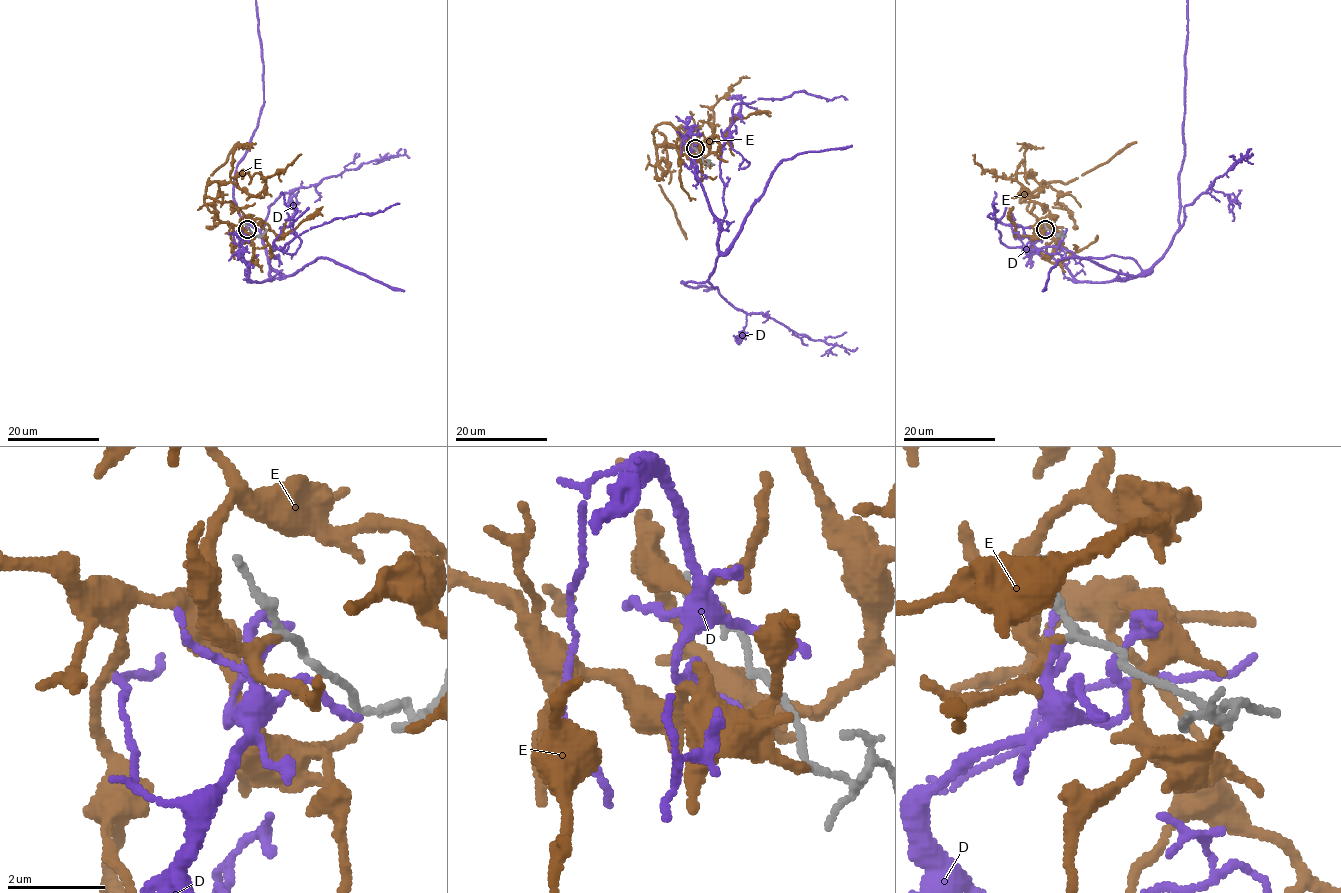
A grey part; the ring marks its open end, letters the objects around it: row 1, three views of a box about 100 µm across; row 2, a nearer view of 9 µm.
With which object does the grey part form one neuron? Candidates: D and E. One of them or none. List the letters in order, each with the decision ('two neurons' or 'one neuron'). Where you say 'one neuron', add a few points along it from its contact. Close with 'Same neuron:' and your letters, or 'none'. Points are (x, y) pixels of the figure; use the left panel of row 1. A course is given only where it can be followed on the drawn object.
D: one neuron; course (247, 228), (236, 254), (261, 282), (266, 248), (234, 178), (264, 62)
E: two neurons
Same neuron: D

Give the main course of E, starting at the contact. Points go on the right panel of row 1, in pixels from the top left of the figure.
E: (1045, 228), (1049, 211), (1020, 201), (1044, 181), (1034, 196), (1016, 180), (985, 171), (975, 154)

